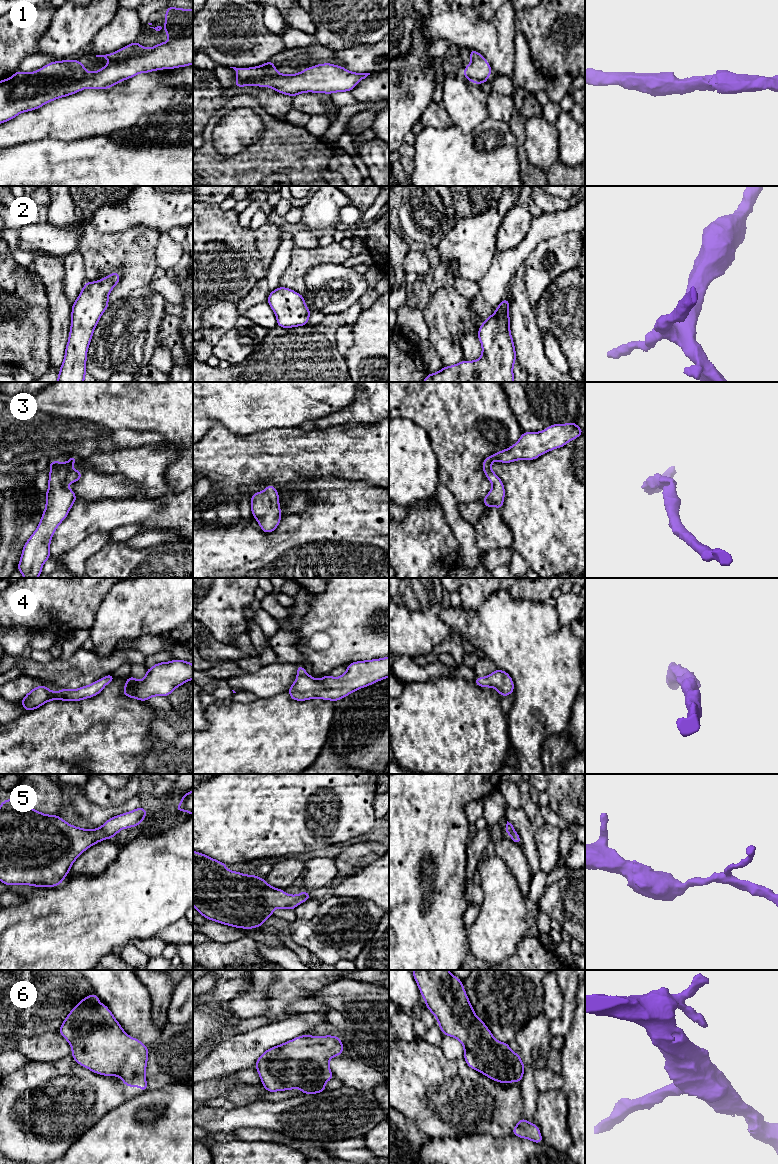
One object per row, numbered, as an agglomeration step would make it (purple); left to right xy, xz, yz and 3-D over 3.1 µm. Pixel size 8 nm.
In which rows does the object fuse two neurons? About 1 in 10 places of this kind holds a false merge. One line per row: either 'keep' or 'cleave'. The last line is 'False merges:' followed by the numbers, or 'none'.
1: keep
2: keep
3: keep
4: keep
5: keep
6: keep
False merges: none

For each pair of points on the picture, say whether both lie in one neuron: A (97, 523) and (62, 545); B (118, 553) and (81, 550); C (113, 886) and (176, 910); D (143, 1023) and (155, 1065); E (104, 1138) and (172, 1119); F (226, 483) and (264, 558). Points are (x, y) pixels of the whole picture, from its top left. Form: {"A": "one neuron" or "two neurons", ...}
{"A": "one neuron", "B": "two neurons", "C": "one neuron", "D": "two neurons", "E": "one neuron", "F": "two neurons"}

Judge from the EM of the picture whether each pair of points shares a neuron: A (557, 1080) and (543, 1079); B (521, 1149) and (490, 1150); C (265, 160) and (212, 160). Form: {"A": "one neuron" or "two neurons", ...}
{"A": "one neuron", "B": "one neuron", "C": "one neuron"}

